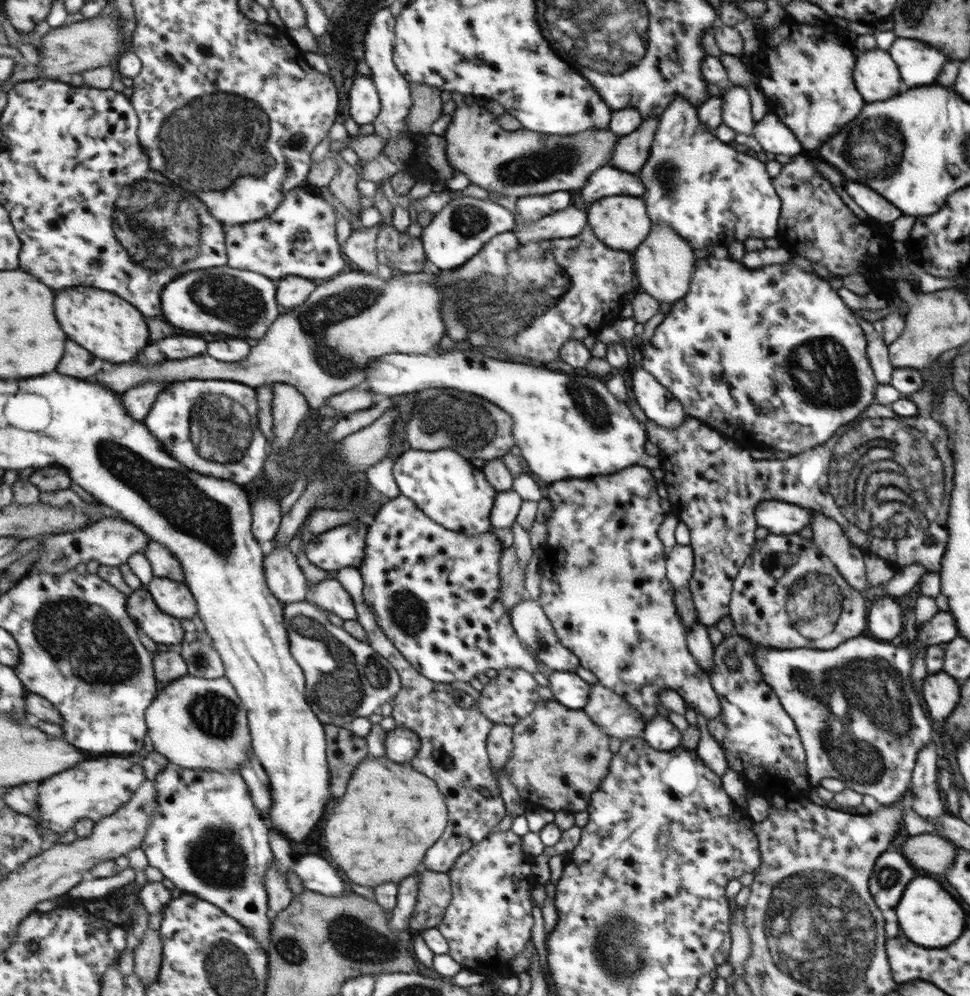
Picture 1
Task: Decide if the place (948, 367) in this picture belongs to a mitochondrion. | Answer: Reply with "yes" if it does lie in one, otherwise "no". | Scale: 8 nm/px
no

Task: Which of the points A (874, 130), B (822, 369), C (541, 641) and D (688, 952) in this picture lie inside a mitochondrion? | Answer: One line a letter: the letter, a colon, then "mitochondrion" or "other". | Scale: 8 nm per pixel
A: mitochondrion
B: mitochondrion
C: mitochondrion
D: other

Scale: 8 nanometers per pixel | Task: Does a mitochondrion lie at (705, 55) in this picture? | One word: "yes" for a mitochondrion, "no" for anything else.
no

